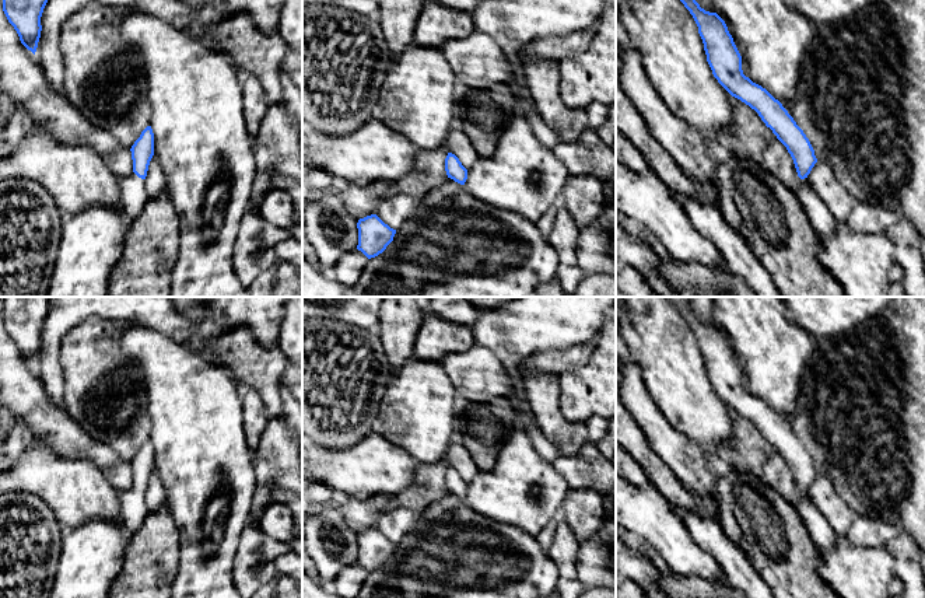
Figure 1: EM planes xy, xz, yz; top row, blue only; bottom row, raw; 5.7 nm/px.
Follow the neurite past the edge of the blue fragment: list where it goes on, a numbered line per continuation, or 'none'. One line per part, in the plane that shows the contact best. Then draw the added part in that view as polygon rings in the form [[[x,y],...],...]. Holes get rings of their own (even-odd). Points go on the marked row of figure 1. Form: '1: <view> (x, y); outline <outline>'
1: xy (133, 196); outline [[[132,172],[129,176],[119,179],[119,188],[120,206],[125,209],[129,220],[134,220],[150,199],[146,190],[146,179]]]

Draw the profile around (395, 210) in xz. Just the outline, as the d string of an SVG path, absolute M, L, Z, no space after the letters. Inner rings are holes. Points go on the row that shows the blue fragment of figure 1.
M399 193L383 199L376 209L376 216L393 230L399 230L413 214L418 199Z

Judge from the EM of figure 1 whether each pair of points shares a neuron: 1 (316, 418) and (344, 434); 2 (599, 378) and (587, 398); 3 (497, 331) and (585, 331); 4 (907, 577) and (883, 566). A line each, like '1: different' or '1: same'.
1: same
2: same
3: same
4: different

